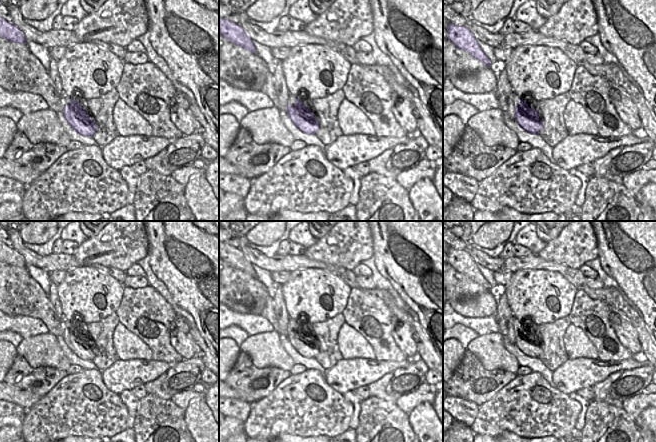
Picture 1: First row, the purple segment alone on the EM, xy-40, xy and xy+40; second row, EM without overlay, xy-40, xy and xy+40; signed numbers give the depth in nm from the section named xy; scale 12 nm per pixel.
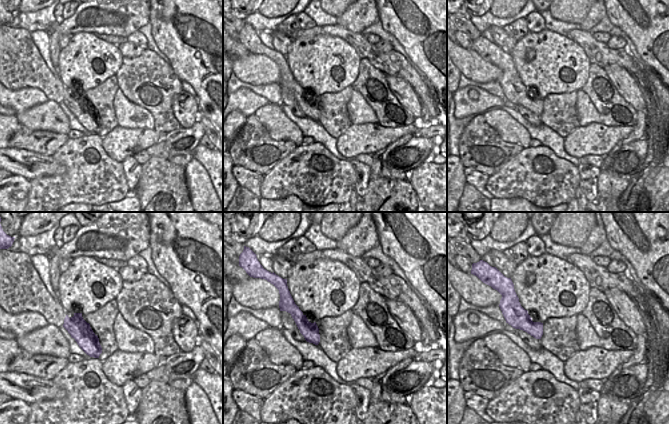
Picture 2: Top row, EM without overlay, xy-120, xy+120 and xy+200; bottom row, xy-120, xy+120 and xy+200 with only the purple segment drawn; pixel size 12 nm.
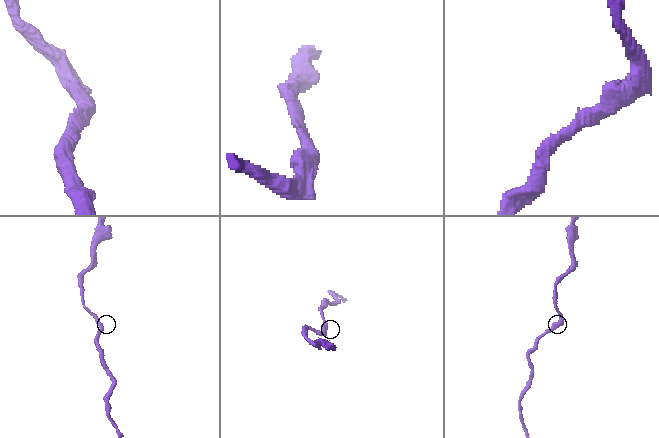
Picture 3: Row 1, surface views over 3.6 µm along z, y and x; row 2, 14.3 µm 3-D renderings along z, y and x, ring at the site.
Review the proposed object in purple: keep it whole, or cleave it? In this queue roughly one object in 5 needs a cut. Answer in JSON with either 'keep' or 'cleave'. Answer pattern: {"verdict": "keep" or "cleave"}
{"verdict": "keep"}

